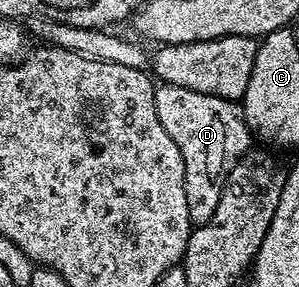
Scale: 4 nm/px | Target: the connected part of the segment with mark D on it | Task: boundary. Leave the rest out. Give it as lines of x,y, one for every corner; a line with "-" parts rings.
161,83
154,90
155,113
159,113
159,121
163,129
167,129
171,141
179,145
179,153
183,153
183,169
185,170
185,188
187,189
187,213
190,224
198,225
207,222
219,205
224,183
235,165
250,150
251,134
245,118
236,102
220,99
207,93
195,93
191,89
183,89
179,85

